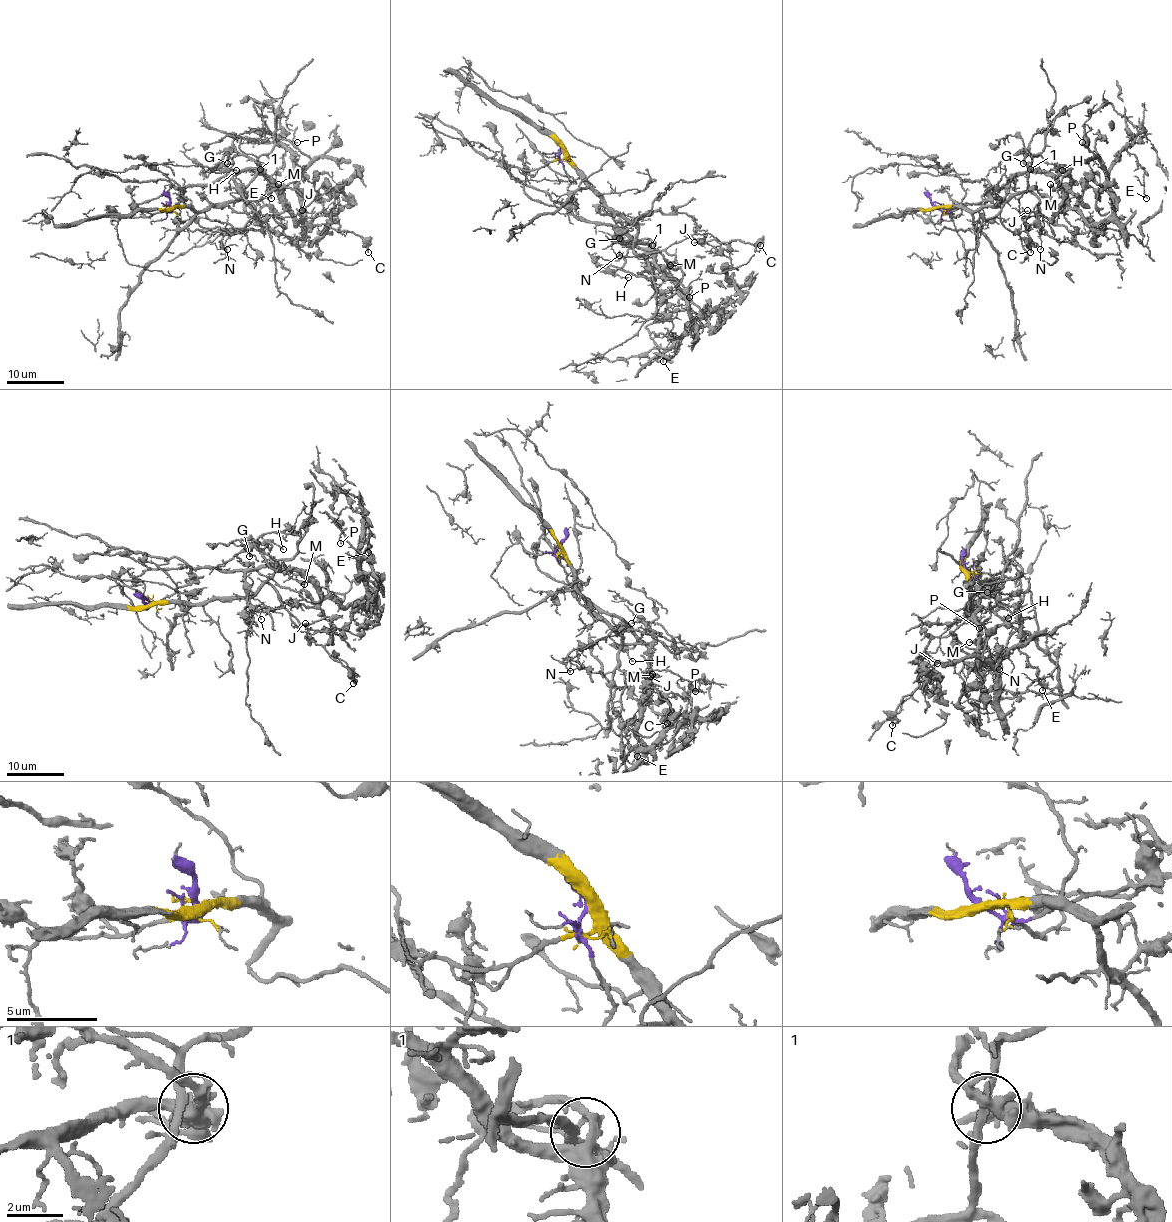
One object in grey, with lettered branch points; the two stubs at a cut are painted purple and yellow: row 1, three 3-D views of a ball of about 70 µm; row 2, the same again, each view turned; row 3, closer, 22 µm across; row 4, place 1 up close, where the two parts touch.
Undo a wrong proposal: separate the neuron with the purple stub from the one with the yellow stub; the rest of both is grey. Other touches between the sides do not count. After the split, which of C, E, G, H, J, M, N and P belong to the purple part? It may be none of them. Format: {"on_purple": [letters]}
{"on_purple": ["E", "G", "H", "M", "P"]}

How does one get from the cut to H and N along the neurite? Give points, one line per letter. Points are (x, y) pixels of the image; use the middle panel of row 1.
H: (561, 150), (570, 210), (620, 228), (642, 248), (654, 244), (639, 239), (628, 251), (615, 272), (628, 277)
N: (563, 150), (564, 159), (589, 187), (635, 226), (633, 249), (646, 257), (616, 257), (619, 255)

